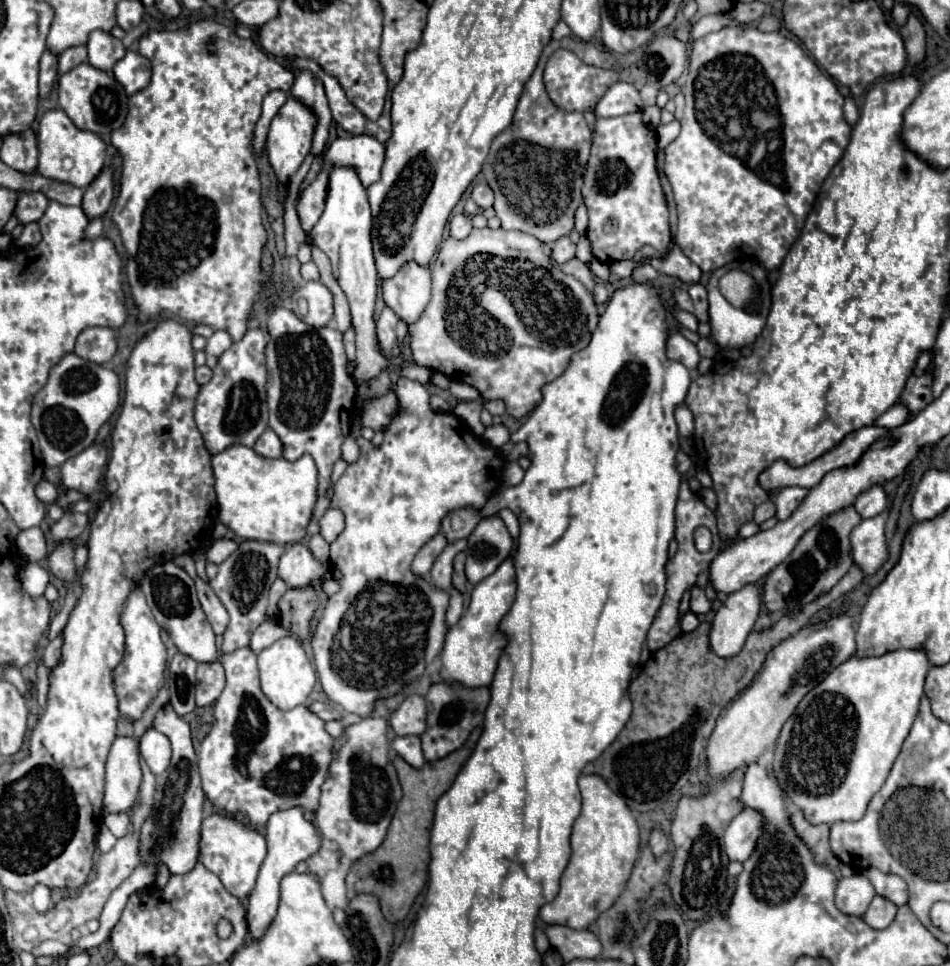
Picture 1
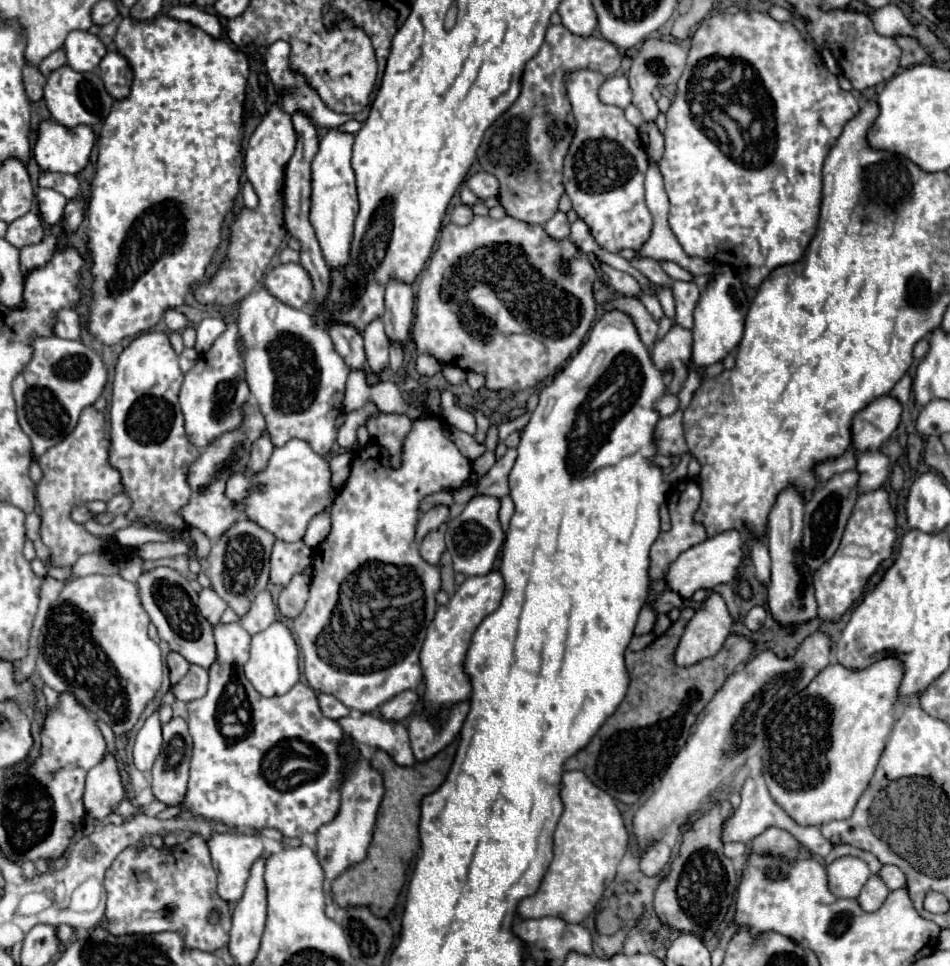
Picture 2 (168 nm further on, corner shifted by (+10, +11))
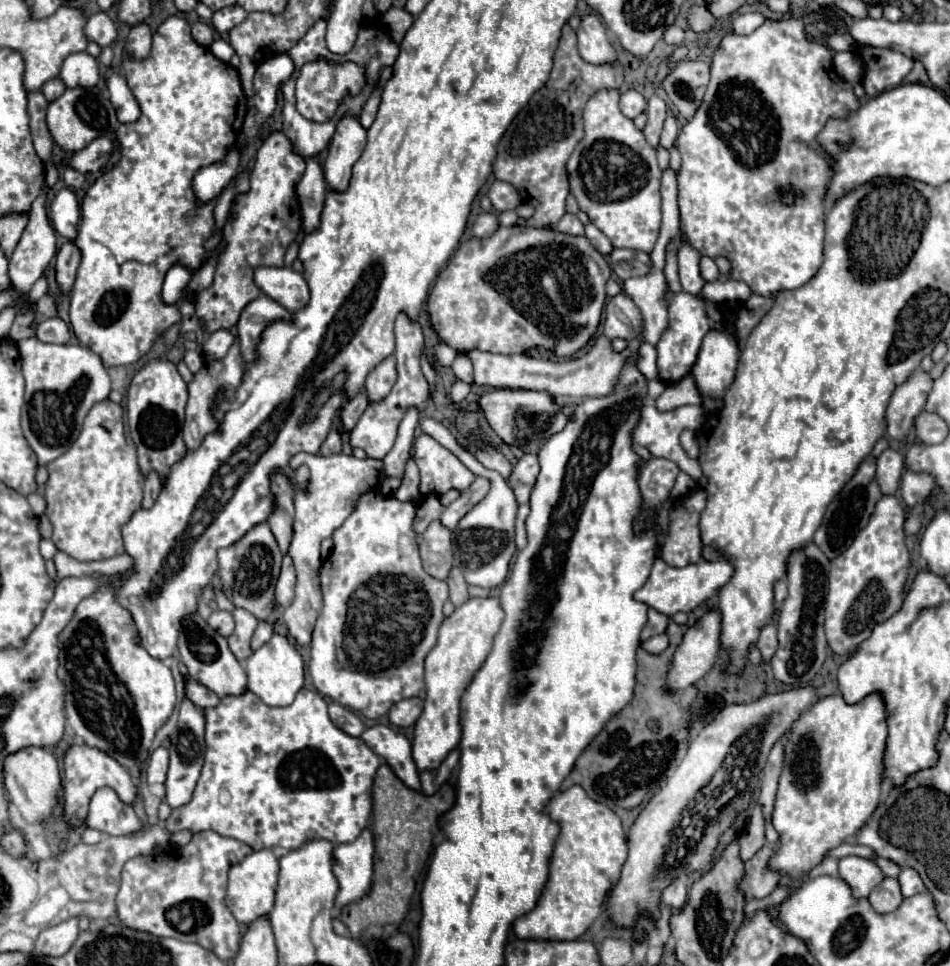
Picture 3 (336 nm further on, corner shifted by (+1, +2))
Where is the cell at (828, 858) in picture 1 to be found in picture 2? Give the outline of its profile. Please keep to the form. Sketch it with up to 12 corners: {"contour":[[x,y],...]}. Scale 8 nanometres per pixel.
{"contour":[[767,828],[747,854],[795,860],[799,842],[785,830]]}

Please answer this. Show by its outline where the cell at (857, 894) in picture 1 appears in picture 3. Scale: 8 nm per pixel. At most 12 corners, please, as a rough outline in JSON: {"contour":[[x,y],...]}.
{"contour":[[844,857],[840,877],[854,899],[866,899],[884,875],[874,861]]}

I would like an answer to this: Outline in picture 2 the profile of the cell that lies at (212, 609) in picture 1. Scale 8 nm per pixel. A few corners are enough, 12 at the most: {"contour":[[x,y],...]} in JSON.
{"contour":[[205,588],[199,594],[201,614],[215,626],[227,604]]}

